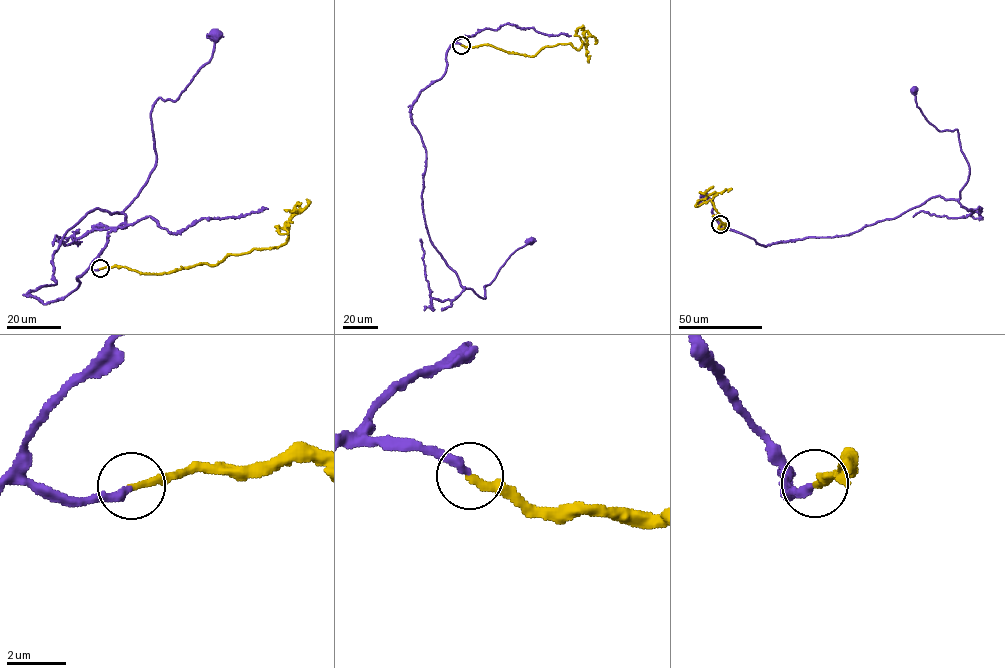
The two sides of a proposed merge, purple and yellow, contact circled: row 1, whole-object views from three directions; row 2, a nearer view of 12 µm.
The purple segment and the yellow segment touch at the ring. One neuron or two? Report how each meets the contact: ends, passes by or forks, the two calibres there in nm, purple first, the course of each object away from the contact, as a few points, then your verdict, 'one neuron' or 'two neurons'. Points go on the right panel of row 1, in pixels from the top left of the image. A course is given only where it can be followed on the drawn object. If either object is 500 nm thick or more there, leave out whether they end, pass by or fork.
purple ends there; yellow ends there; 280 nm thick on the purple side, 280 nm on the other; purple runs (720, 224), (766, 246), (851, 234), (932, 197), (958, 199), (969, 172), (958, 131), (928, 121), (914, 89); yellow runs (720, 224), (721, 229), (727, 225), (713, 216), (718, 214), (711, 201), (715, 193), (705, 194), (713, 186); one neuron

